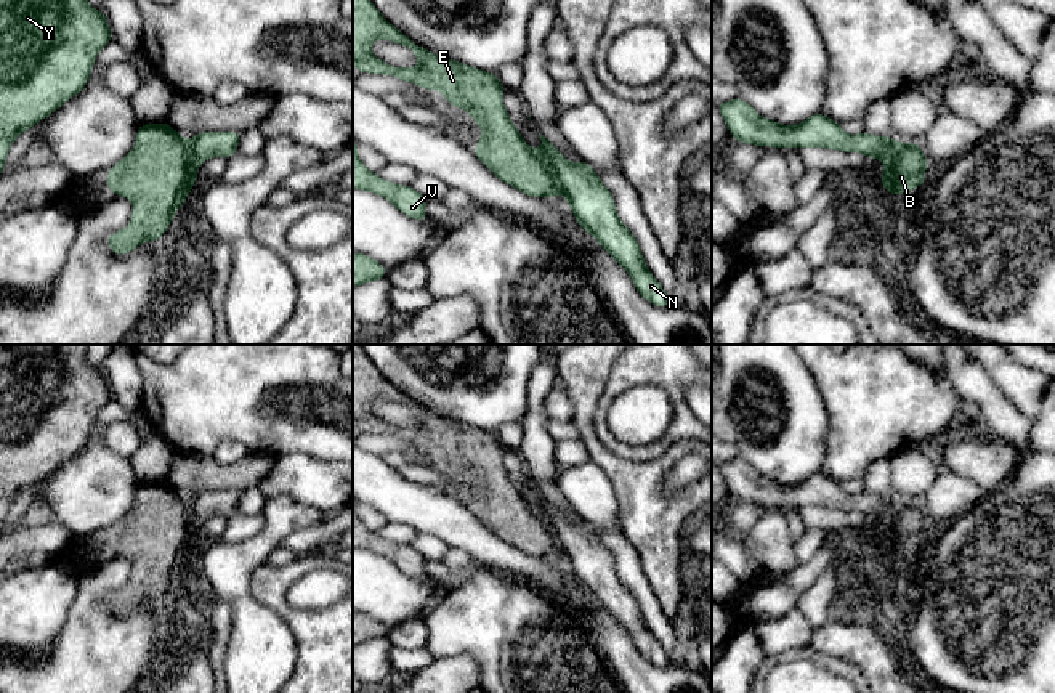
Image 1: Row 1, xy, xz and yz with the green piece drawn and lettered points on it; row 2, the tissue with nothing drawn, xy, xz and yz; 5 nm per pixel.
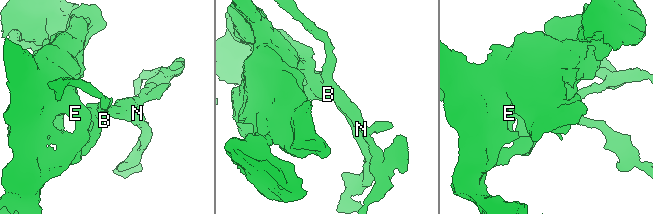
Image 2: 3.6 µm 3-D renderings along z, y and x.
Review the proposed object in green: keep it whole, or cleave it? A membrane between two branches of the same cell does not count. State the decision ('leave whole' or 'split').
split

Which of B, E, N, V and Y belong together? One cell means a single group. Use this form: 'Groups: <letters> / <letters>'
Groups: B E V Y / N

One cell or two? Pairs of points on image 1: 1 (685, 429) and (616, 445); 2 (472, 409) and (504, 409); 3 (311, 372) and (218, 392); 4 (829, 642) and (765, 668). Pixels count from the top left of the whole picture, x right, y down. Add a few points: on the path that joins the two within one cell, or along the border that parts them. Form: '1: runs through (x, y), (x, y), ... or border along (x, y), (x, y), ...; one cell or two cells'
1: runs through (667, 438), (654, 449), (634, 451); one cell
2: runs through (480, 409), (496, 409); one cell
3: runs through (289, 379), (241, 380); one cell
4: border along (808, 645), (823, 653), (844, 658), (848, 663); two cells

